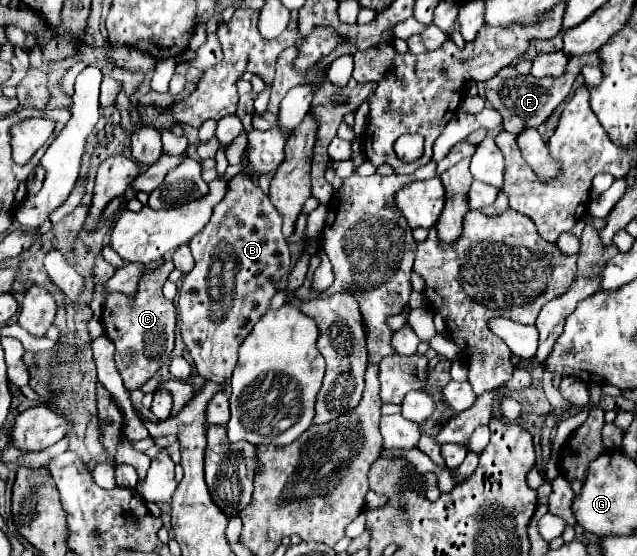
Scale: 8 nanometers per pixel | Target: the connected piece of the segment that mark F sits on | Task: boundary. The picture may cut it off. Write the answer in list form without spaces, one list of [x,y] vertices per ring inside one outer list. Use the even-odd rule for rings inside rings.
[[[592,51],[588,55],[574,55],[572,59],[568,59],[564,75],[558,77],[558,79],[556,77],[536,79],[530,73],[528,75],[520,75],[512,65],[508,65],[508,67],[500,69],[496,77],[486,81],[486,99],[502,115],[504,129],[508,133],[520,135],[520,131],[524,131],[524,127],[536,127],[538,129],[552,115],[552,111],[568,97],[574,79],[580,75],[582,67],[586,67],[586,65],[600,67],[598,51]]]

